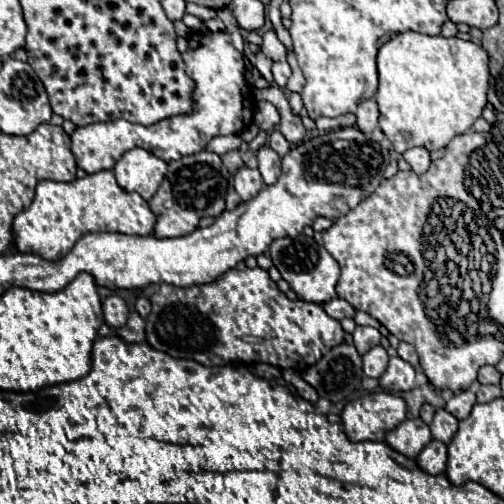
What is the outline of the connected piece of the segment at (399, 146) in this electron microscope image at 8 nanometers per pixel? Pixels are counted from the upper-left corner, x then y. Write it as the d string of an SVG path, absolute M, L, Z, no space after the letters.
M403 32L393 36L379 48L377 70L379 70L379 90L375 100L381 112L379 126L391 140L393 148L401 154L415 146L425 146L431 152L445 148L455 136L471 130L473 122L481 116L481 110L487 104L489 56L479 44L473 44L471 40Z

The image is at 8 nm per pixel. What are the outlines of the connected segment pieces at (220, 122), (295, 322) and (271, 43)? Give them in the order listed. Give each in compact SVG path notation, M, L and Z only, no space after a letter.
M191 32L189 50L183 54L183 60L187 74L197 84L193 92L195 112L191 116L171 116L151 126L115 120L75 128L71 134L71 152L79 168L83 168L87 174L109 170L131 148L145 148L165 162L179 160L187 154L201 152L213 136L239 134L251 124L255 98L243 76L243 54L233 48L227 32Z
M229 270L213 284L175 288L169 284L161 284L161 290L151 296L153 310L147 322L147 338L155 350L167 352L173 358L191 358L203 366L213 364L229 364L233 360L241 362L265 362L277 368L291 368L295 372L303 372L311 364L315 364L327 350L335 344L343 342L343 328L337 320L329 318L321 304L305 302L305 300L289 300L277 284L269 278L267 270Z
M273 30L263 34L261 50L263 50L263 54L265 54L267 58L271 58L273 62L275 62L275 60L285 60L285 52L287 52L287 48L279 42L279 38L277 38L277 34L275 34Z

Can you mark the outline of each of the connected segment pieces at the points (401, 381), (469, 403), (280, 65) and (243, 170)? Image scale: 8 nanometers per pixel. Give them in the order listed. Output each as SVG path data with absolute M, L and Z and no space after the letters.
M399 356L389 360L389 366L385 374L379 378L381 388L389 392L403 392L403 390L413 390L415 388L415 370L411 364L401 360Z
M461 390L461 392L457 392L457 394L447 402L445 410L451 412L457 420L463 420L463 418L469 416L469 412L473 410L475 404L477 404L475 394L473 394L471 390Z
M279 61L273 64L273 80L279 88L285 88L289 76L291 76L291 66L287 64L287 61Z
M241 166L235 174L235 190L239 192L241 200L253 198L261 188L265 186L259 170L253 170L249 166Z

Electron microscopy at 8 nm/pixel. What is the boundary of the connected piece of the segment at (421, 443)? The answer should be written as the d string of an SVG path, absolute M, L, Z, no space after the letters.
M405 420L395 430L391 430L385 438L385 442L393 450L409 458L417 458L419 452L425 448L425 444L429 444L429 440L431 440L429 426L423 424L421 420Z

